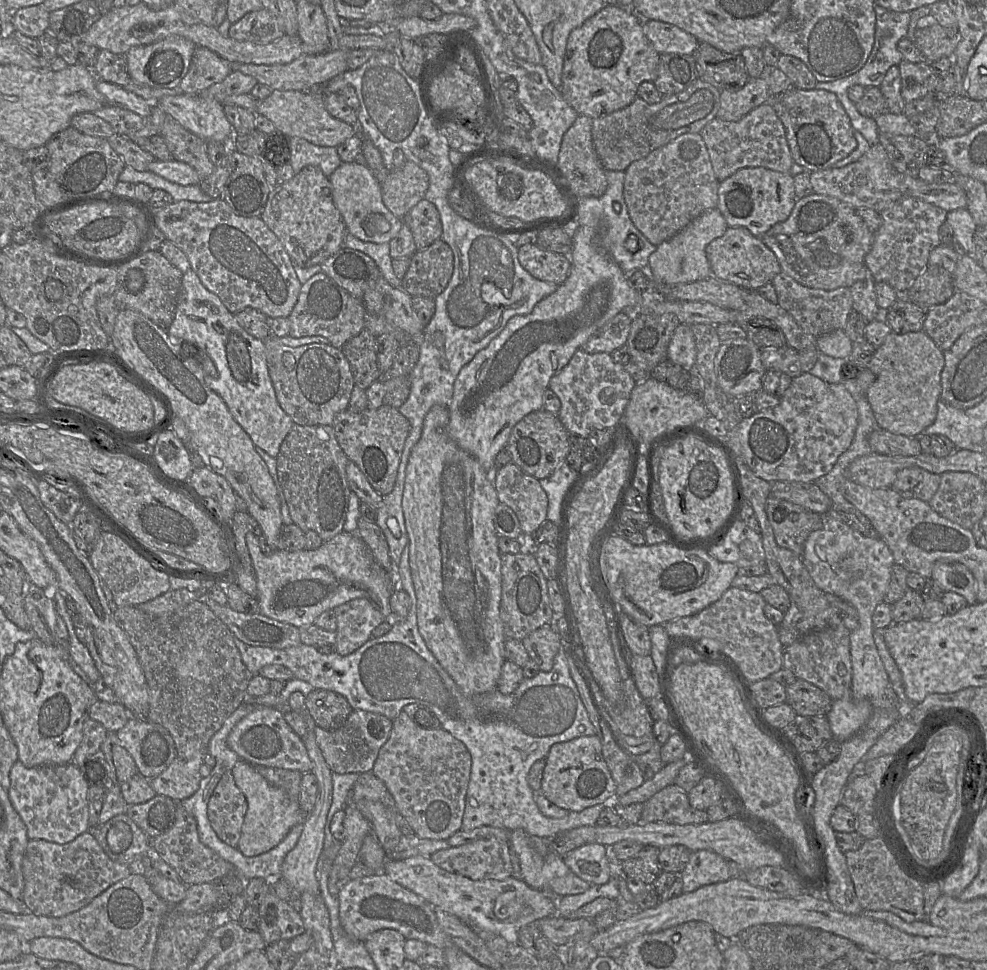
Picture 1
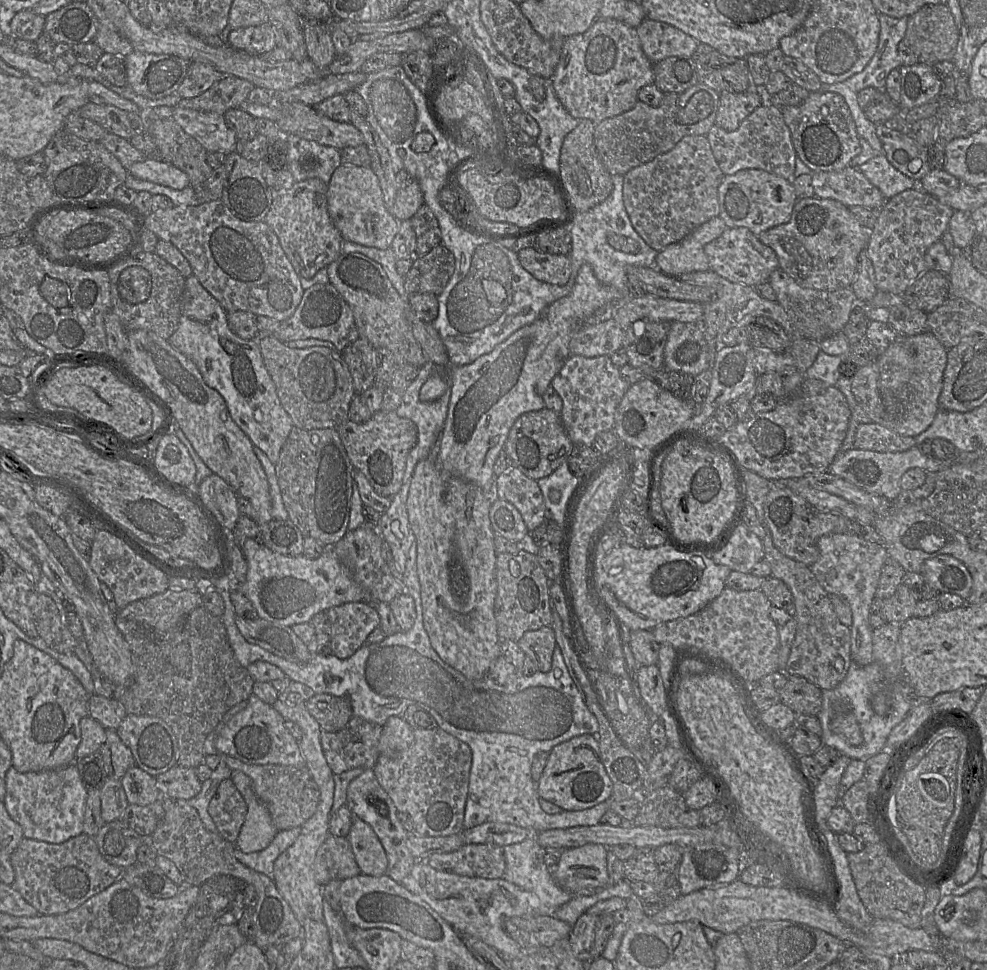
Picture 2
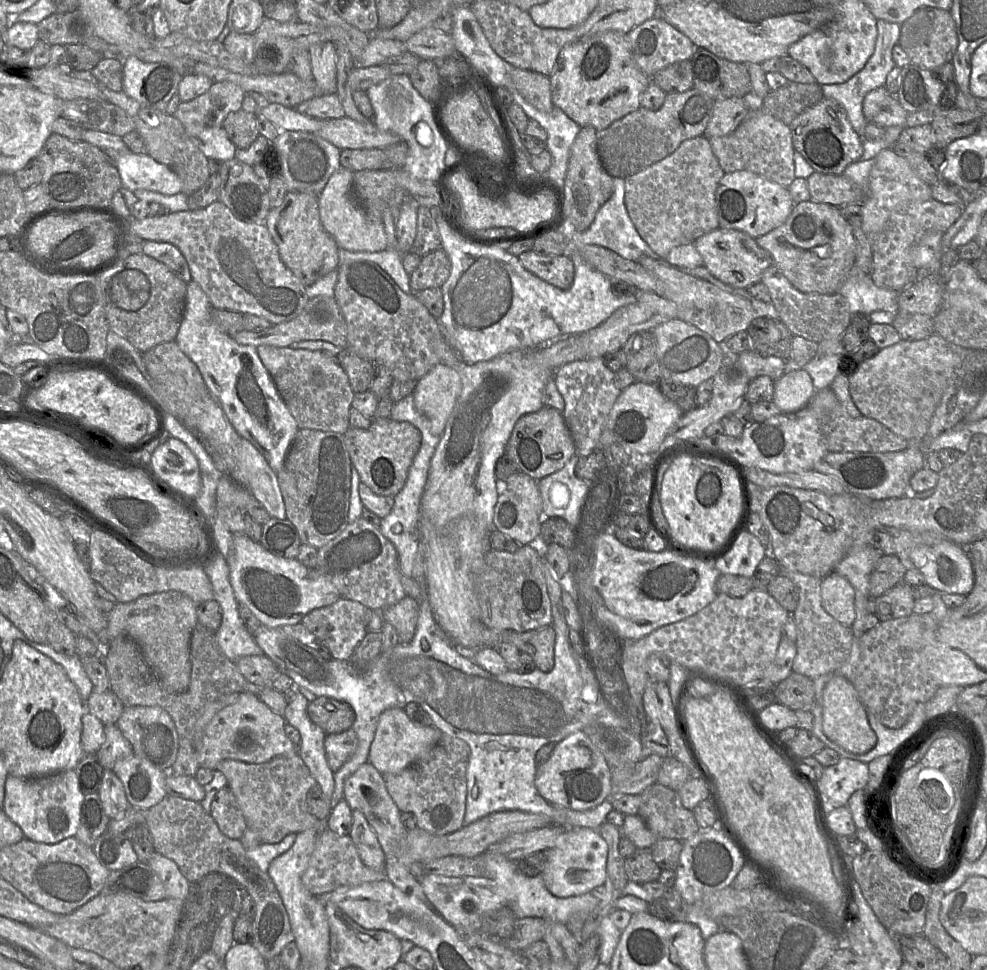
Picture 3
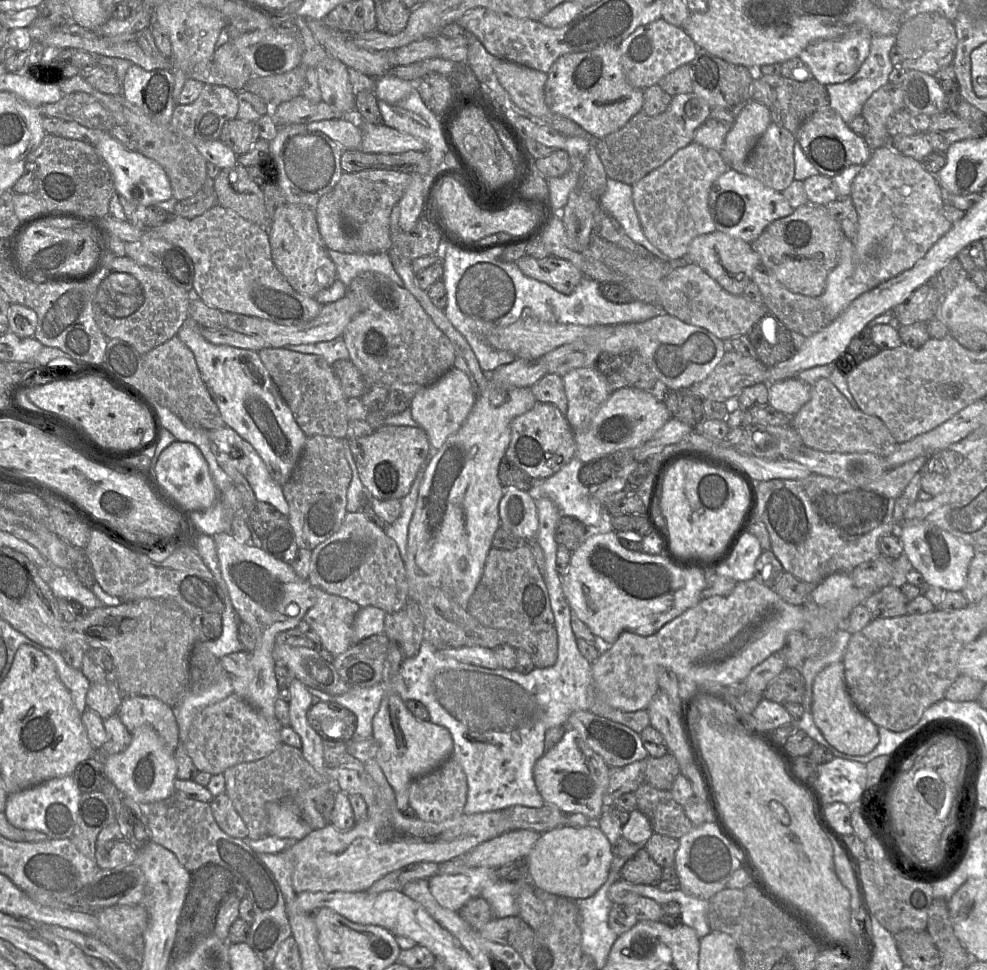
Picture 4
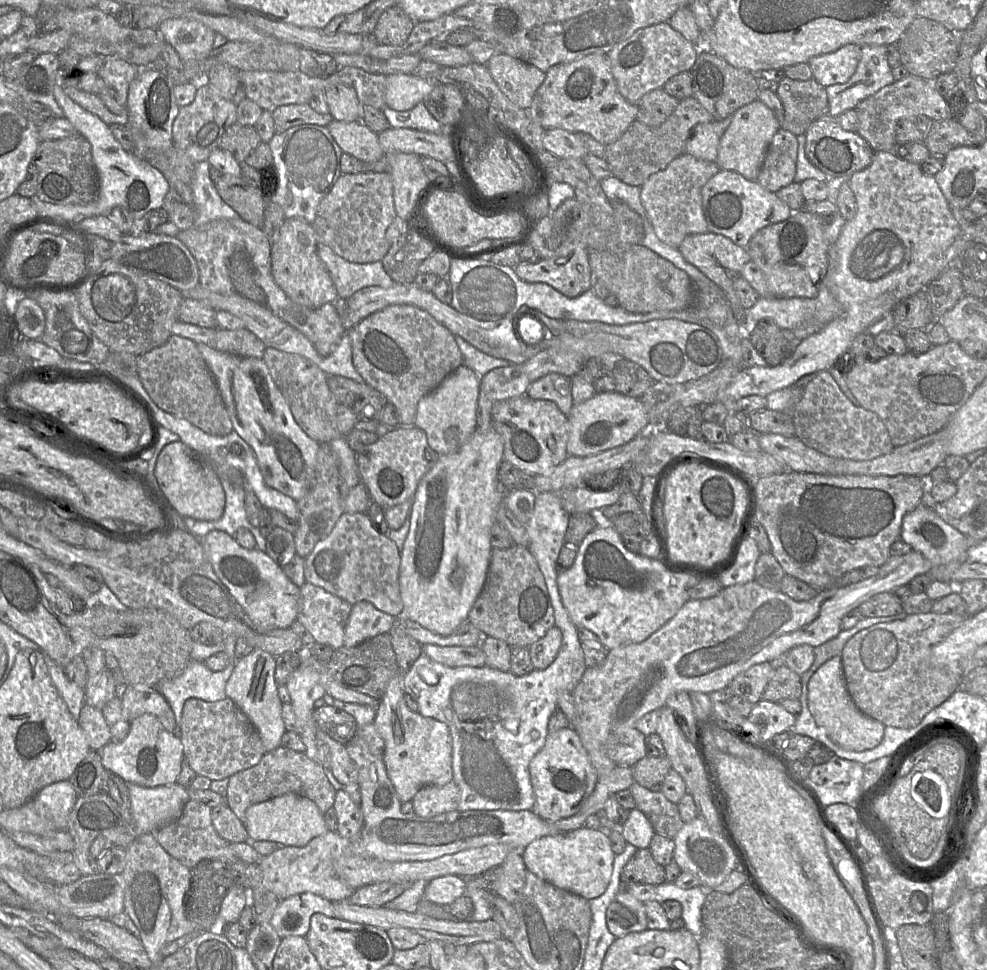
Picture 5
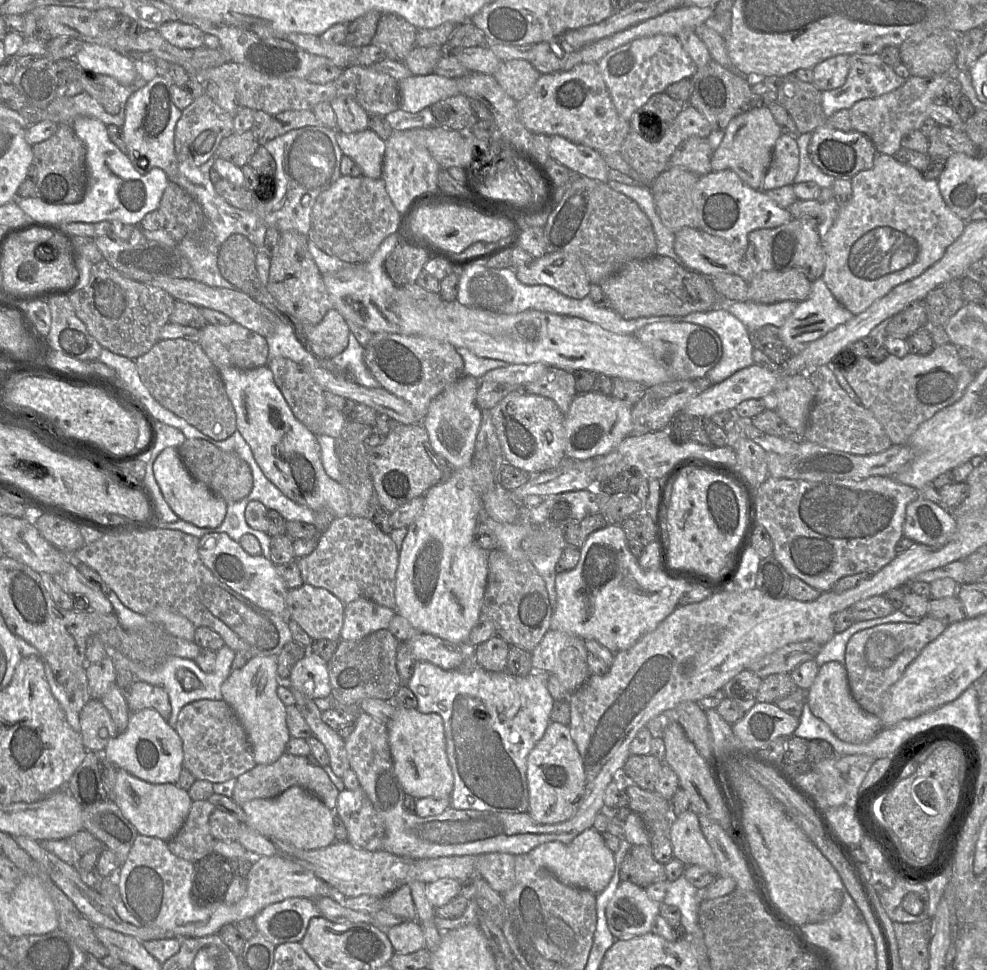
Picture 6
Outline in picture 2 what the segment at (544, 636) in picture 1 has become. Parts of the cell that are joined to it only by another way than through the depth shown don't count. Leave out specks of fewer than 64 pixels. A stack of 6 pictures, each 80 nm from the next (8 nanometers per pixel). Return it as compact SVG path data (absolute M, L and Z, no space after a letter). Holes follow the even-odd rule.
M551 626L527 631L517 643L522 651L532 659L539 671L546 673L551 669L553 652L557 646L555 633Z

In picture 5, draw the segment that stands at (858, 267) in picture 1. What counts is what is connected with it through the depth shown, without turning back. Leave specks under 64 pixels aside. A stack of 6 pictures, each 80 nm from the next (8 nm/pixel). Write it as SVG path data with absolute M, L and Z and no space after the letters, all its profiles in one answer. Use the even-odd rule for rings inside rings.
M800 209L787 220L762 228L751 238L746 247L750 261L761 268L772 297L816 298L829 266L826 240L829 219Z

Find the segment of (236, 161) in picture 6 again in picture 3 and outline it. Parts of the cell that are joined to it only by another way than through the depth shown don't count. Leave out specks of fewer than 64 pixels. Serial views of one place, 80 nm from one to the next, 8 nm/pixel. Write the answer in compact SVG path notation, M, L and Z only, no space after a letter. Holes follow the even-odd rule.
M244 110L229 113L222 127L237 149L249 148L259 136L256 115Z

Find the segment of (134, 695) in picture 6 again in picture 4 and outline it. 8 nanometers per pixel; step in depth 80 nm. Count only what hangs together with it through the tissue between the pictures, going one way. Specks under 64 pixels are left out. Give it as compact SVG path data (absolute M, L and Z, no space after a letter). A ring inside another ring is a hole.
M124 697L117 715L130 733L143 725L152 726L157 731L167 749L173 753L175 752L179 743L179 730L173 709L168 704L155 697Z

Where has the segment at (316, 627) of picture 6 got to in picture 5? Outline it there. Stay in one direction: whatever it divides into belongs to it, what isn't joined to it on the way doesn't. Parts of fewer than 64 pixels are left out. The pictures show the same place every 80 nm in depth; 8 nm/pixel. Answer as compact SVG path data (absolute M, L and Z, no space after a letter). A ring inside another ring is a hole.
M305 583L300 587L297 621L314 637L315 642L331 646L334 650L344 646L345 626L352 604L333 595L320 586Z

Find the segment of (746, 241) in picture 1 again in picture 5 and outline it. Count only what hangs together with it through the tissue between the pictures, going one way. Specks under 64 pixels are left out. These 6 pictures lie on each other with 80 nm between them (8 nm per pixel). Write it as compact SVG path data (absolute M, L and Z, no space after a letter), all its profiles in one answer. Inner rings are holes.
M712 232L691 234L685 237L679 246L682 256L697 267L709 279L716 283L724 292L731 304L732 311L740 324L746 324L746 309L740 304L734 290L734 282L741 276L742 269L751 259L746 248L743 248L729 238Z

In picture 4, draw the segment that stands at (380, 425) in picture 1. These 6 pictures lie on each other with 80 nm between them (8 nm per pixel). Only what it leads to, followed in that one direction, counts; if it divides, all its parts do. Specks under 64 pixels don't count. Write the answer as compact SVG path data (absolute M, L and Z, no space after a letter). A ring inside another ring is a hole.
M383 425L371 435L349 440L359 477L366 495L378 499L399 499L406 496L419 470L430 456L426 431L410 425Z

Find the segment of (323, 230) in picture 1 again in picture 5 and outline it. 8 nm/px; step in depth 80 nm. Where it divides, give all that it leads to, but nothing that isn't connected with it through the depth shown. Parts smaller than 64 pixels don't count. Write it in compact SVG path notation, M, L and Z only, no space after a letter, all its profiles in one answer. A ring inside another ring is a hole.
M286 219L278 239L271 245L272 275L276 284L296 304L315 309L334 303L337 291L332 278L317 253L318 241L312 224L301 219Z

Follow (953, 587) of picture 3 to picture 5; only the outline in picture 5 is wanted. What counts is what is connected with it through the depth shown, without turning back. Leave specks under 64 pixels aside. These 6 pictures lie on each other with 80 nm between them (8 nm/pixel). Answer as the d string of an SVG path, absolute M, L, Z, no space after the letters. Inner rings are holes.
M923 504L918 505L904 516L900 539L909 544L912 550L921 553L930 560L934 566L945 565L953 560L966 558L970 546L969 539L946 523L933 508L926 507Z

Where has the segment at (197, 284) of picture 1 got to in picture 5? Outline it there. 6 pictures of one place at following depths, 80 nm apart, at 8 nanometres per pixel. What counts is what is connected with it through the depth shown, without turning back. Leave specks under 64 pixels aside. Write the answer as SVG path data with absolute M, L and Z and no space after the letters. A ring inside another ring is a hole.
M205 343L196 344L216 381L234 430L255 452L265 483L296 501L301 499L311 486L320 443L310 438L295 421L290 406L274 382L266 363L258 358L221 352Z

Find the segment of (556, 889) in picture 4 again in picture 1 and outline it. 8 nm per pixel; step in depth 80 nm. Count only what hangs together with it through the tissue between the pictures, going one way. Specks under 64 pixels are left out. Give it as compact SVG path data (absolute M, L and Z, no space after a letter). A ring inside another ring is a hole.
M598 843L583 844L563 858L568 868L591 885L602 885L611 879L606 846Z

